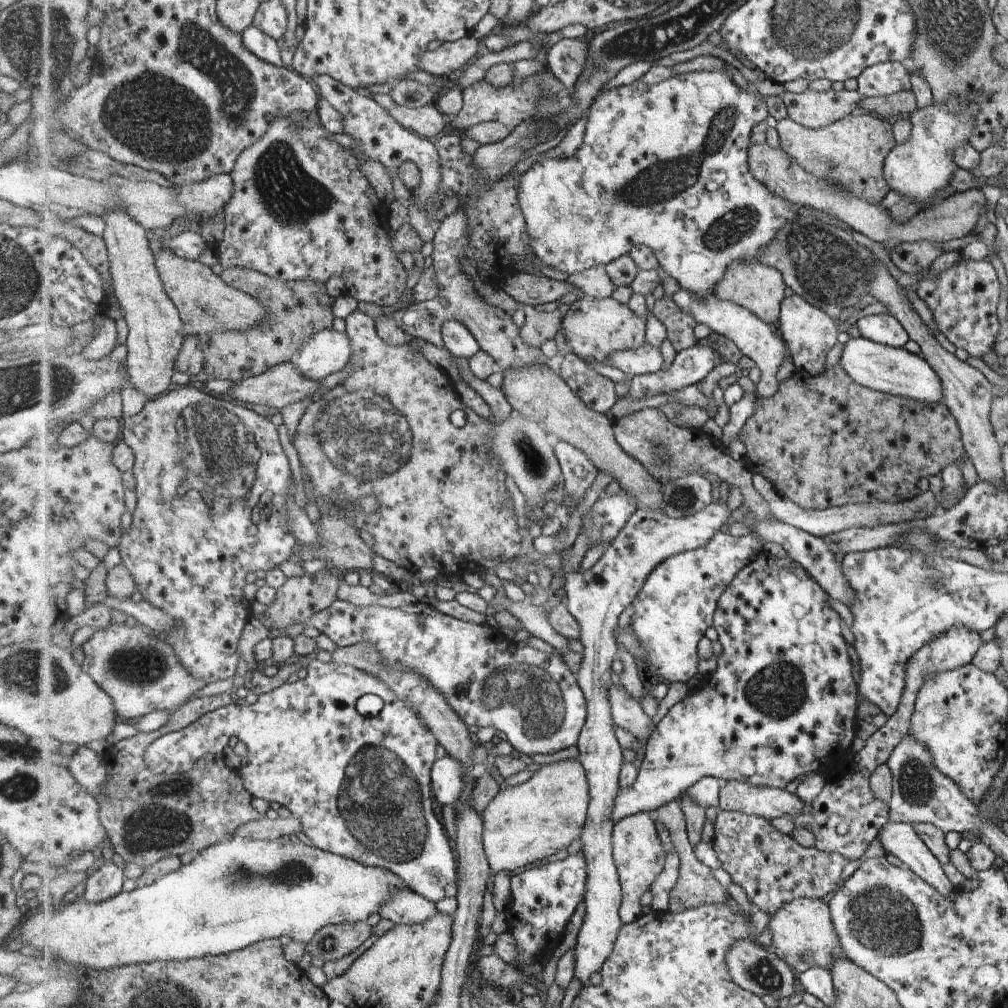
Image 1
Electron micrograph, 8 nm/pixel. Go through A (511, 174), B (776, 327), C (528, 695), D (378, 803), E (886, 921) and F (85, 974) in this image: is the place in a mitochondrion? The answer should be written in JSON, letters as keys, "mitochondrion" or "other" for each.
{"A":"other","B":"other","C":"mitochondrion","D":"mitochondrion","E":"mitochondrion","F":"other"}

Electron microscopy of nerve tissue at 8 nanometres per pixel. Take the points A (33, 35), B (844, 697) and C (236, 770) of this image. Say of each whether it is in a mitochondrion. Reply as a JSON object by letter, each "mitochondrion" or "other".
{"A":"mitochondrion","B":"other","C":"other"}

